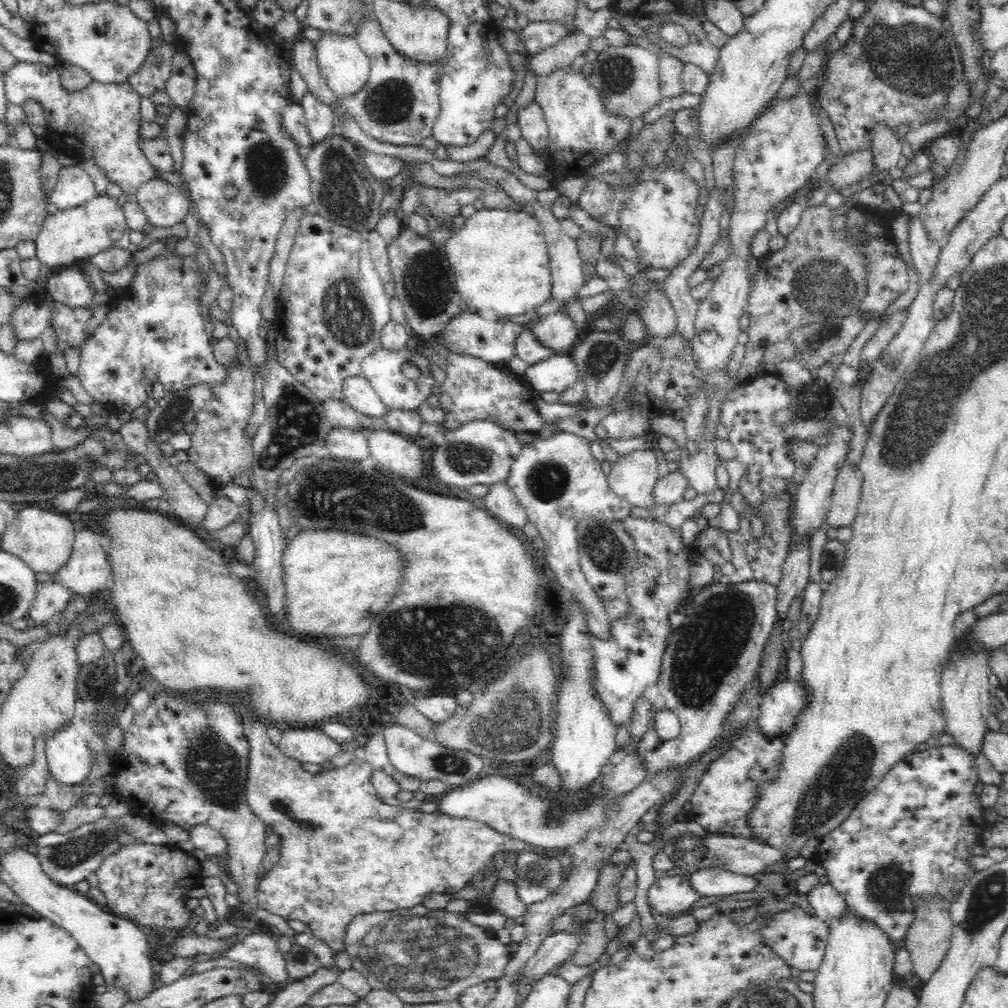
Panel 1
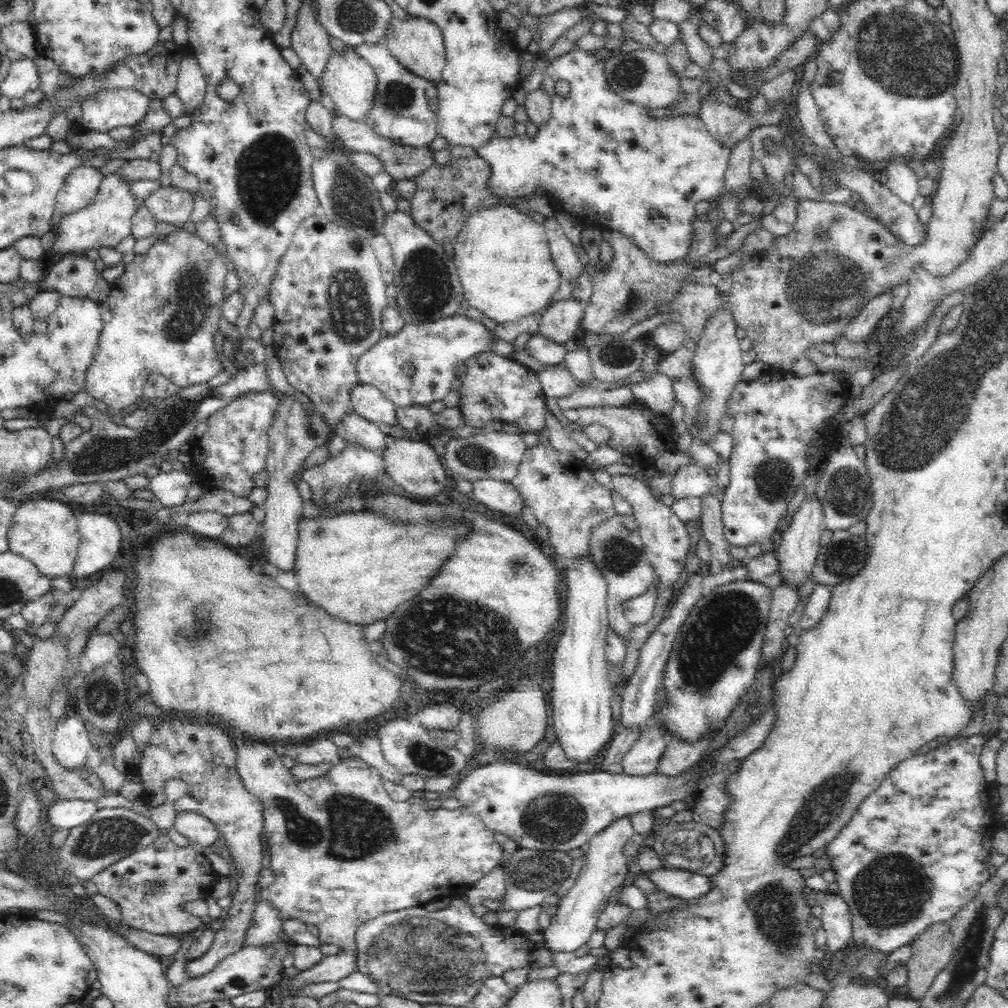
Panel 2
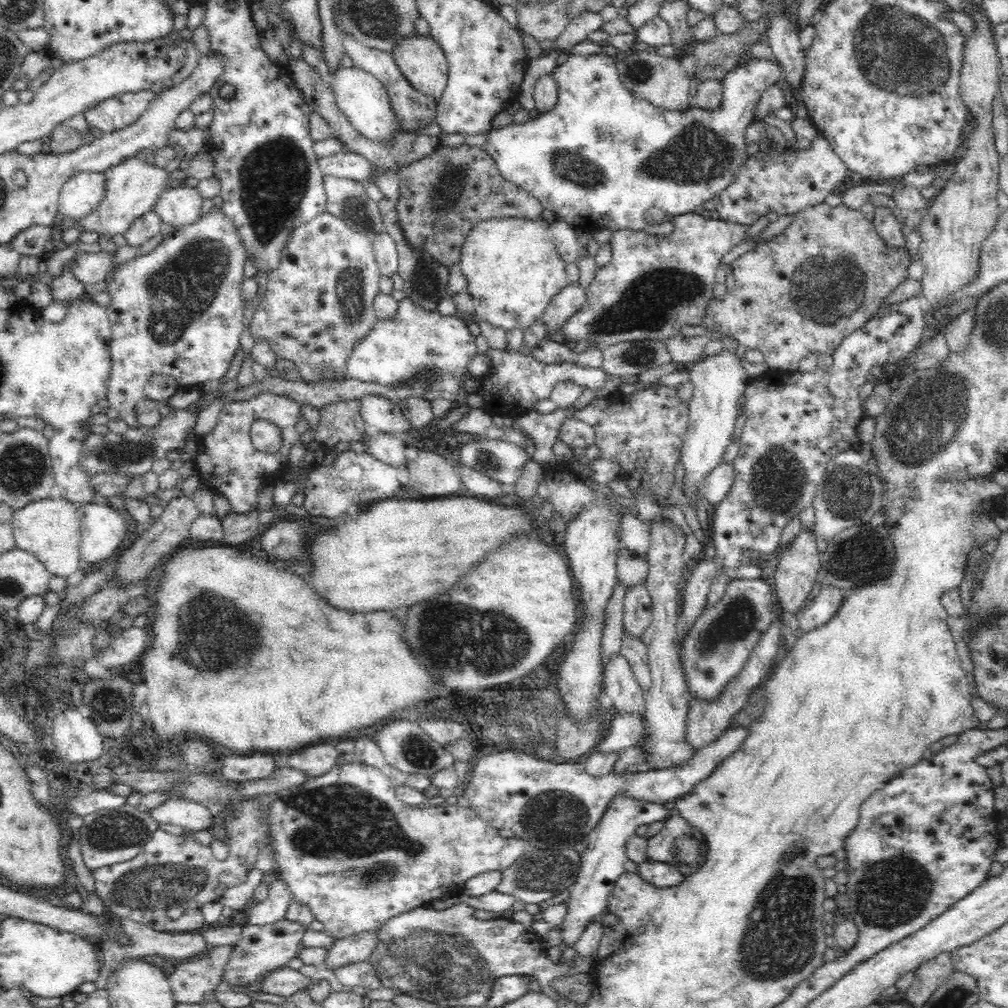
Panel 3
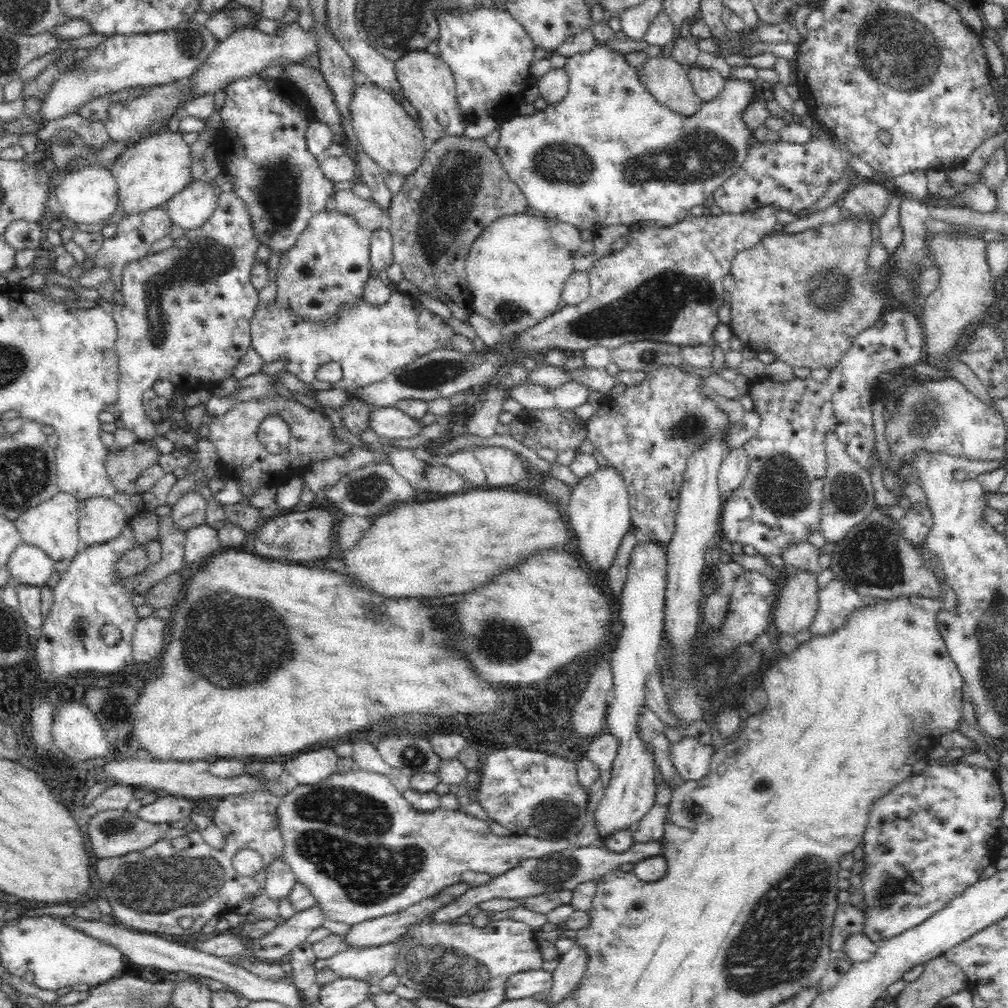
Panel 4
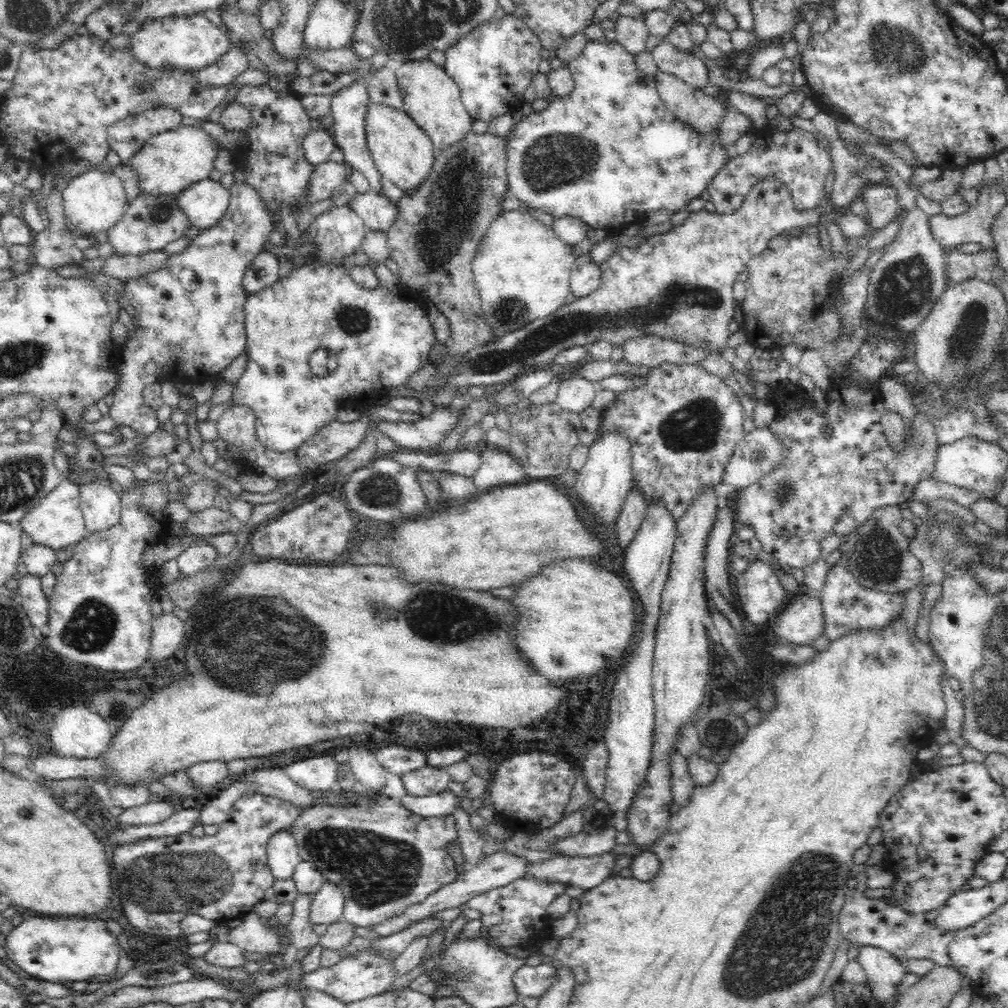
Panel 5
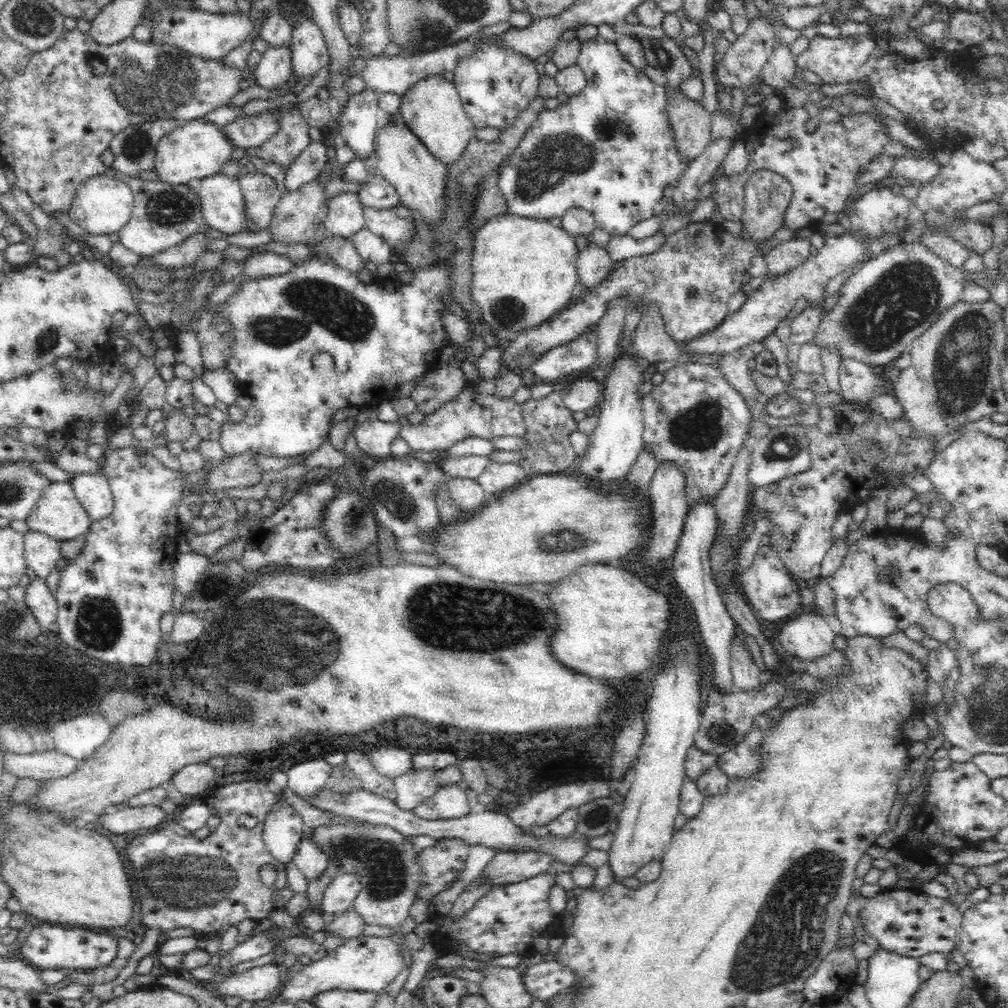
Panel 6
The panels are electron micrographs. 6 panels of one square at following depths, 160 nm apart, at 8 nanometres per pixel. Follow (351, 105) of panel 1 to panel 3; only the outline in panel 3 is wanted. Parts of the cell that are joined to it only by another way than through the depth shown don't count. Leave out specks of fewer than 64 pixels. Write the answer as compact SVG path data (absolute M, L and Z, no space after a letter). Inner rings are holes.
M341 32L341 37L345 54L353 60L353 64L368 71L368 74L376 77L386 87L390 104L394 109L402 132L412 133L412 130L416 126L422 126L422 124L428 124L428 122L435 122L434 118L436 118L437 114L436 101L432 97L416 91L410 85L408 79L404 78L402 71L400 71L399 66L396 64L392 53L364 46L364 44L358 42L351 34L346 34L345 32Z

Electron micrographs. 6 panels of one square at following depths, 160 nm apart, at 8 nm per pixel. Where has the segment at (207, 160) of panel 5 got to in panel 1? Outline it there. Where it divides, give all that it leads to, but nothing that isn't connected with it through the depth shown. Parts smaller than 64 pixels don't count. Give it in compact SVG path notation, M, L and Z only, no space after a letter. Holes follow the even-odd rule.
M106 192L103 194L97 193L94 198L87 200L80 206L58 210L55 214L48 214L46 222L44 222L44 226L35 241L36 249L38 250L37 258L41 264L45 264L56 271L57 269L74 265L76 260L82 260L82 258L92 257L98 252L104 252L108 248L133 249L129 242L129 233L130 230L124 215L123 204L120 204L117 198L110 197Z

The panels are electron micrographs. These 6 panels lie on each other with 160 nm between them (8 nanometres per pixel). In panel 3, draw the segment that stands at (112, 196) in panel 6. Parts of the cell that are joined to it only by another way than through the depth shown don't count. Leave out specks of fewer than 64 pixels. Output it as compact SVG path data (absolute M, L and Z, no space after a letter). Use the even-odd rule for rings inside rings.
M80 171L62 185L58 212L66 218L80 220L96 210L105 194L104 173Z

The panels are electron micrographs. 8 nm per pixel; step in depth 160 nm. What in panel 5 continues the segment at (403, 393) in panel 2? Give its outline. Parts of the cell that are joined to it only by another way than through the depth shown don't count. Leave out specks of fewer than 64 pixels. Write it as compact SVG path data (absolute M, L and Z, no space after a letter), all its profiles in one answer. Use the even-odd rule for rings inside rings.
M320 259L310 262L305 266L292 269L288 277L279 279L273 286L265 287L259 292L247 296L244 302L244 328L246 329L246 349L248 363L239 381L234 384L234 390L231 404L242 404L254 411L256 415L254 435L258 439L258 443L263 447L278 451L286 452L300 448L305 442L308 442L324 425L336 420L336 413L344 406L360 406L360 402L368 402L368 398L372 398L373 394L382 393L382 390L392 387L402 387L408 379L424 368L429 362L429 350L434 346L436 339L432 322L428 321L426 313L427 300L416 297L416 294L408 294L408 290L395 289L391 293L381 286L373 290L362 289L358 284L354 283L349 271L343 266L332 265L328 261L320 261ZM327 348L330 355L338 355L338 368L328 376L316 376L309 368L310 355L317 349Z

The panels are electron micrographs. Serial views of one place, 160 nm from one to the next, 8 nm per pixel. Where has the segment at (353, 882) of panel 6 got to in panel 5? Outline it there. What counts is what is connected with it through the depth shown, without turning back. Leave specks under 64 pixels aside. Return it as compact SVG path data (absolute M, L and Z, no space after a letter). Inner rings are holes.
M324 882L314 893L310 907L312 924L332 924L342 919L344 908L342 889L333 882Z

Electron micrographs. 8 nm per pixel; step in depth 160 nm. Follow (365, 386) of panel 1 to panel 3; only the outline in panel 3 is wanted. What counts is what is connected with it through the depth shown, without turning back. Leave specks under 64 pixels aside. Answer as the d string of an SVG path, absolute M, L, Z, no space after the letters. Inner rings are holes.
M370 395L359 400L363 421L380 433L390 434L411 430L413 426L406 420L396 401L380 395Z

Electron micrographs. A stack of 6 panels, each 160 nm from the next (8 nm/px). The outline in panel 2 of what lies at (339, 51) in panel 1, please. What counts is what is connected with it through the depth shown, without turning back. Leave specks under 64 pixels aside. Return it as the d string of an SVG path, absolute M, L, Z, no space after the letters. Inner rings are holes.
M349 46L344 49L343 53L330 55L320 82L326 86L326 92L330 95L339 114L348 117L350 121L358 122L365 122L369 117L377 89L377 76L371 64L354 53Z

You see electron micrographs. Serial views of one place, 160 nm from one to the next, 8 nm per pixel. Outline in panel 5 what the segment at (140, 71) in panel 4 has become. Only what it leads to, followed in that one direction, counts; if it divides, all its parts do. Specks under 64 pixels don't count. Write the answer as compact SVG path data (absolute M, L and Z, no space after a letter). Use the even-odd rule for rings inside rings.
M197 13L180 17L173 15L170 17L163 17L158 21L147 21L142 28L131 36L128 47L137 60L142 64L148 65L150 68L162 68L163 66L164 68L179 68L180 70L197 71L216 62L216 60L230 48L232 43L232 35L228 35L228 32L223 31L219 26L210 22L202 13Z

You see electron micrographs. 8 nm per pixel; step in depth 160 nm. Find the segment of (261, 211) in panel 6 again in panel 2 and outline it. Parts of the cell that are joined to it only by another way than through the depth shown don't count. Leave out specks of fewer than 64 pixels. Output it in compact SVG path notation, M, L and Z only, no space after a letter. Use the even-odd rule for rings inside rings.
M181 226L168 235L159 236L159 239L154 242L154 245L146 254L140 254L140 256L136 255L134 260L126 266L124 273L112 284L109 284L110 293L108 294L106 302L99 304L103 318L103 327L98 341L98 350L96 350L94 364L90 366L90 370L88 370L86 375L87 393L89 396L94 396L95 400L101 400L104 404L109 406L110 410L121 412L125 408L128 408L138 396L143 395L142 388L144 388L147 378L152 373L163 374L166 378L183 389L192 385L204 384L224 371L223 363L219 359L217 350L215 349L214 338L215 334L220 331L219 322L220 318L223 316L223 304L226 300L225 282L227 275L232 270L231 267L232 262L228 259L228 251L226 251L224 242L220 241L219 244L214 247L213 244L202 240L197 232L190 233Z

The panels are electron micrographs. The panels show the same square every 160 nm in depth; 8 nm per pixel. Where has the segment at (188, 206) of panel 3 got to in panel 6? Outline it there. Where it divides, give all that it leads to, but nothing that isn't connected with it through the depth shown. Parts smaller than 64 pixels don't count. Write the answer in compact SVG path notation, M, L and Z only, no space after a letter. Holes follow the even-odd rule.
M218 173L202 179L198 196L207 228L226 235L250 232L238 177Z

